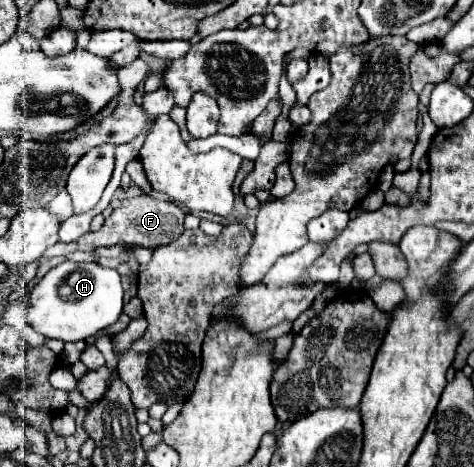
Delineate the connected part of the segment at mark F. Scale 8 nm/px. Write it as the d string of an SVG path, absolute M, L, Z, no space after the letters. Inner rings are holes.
M144 195L144 197L134 197L134 199L128 199L122 203L120 209L114 209L112 215L106 219L104 227L96 232L89 231L87 235L82 236L79 240L65 244L57 242L53 246L48 247L45 252L47 257L55 257L59 254L58 247L60 248L61 256L65 256L74 251L87 251L96 250L105 247L112 247L120 245L120 247L126 247L126 249L153 249L159 245L166 245L170 243L170 239L176 239L178 233L182 233L182 225L184 225L184 217L186 213L166 201L166 199L158 199L154 195ZM92 243L92 245L88 245Z

